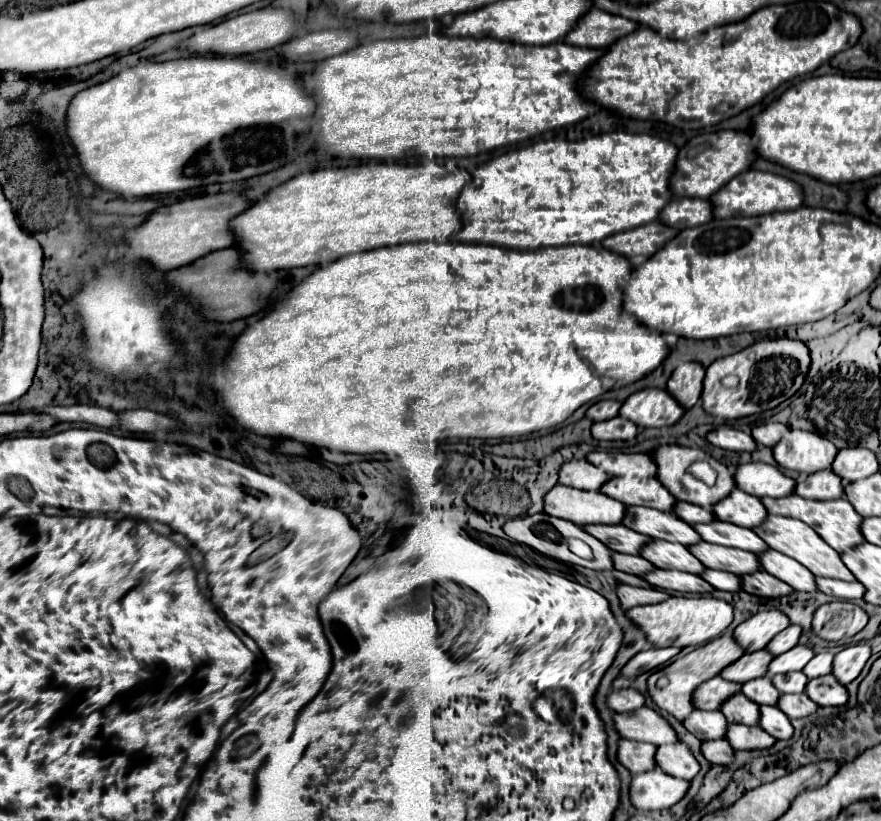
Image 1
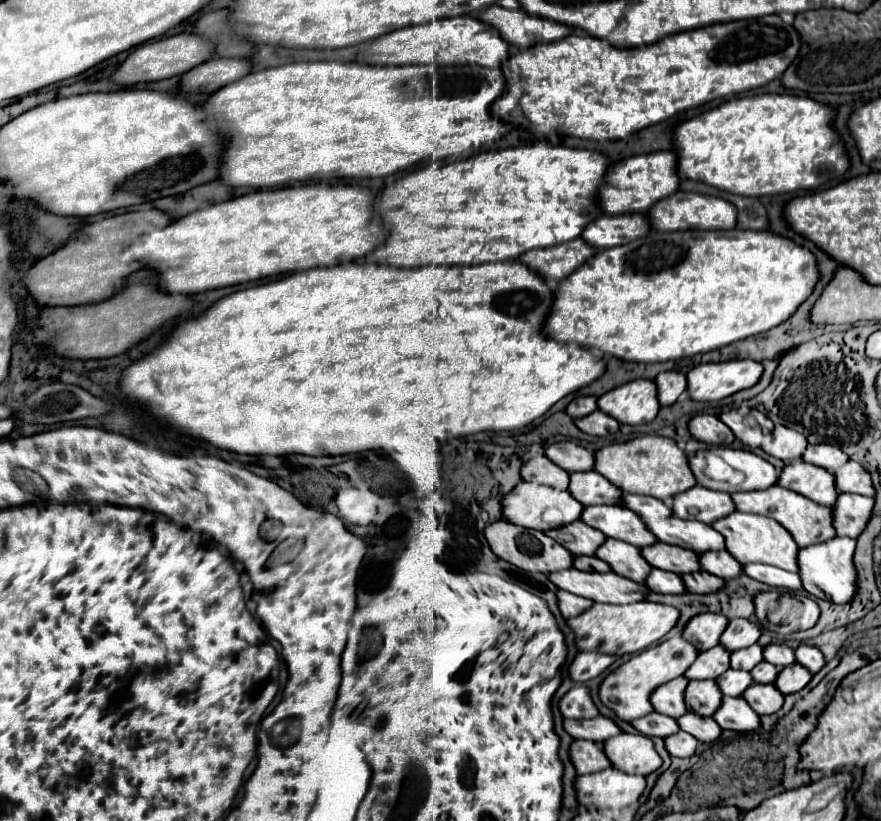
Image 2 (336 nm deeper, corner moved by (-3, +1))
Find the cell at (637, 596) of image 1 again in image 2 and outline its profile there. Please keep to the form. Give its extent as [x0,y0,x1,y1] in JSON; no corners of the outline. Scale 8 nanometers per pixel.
[555,591,593,617]

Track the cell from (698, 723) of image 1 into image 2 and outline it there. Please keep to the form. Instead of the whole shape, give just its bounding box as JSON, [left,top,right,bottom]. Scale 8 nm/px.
[629,713,679,739]

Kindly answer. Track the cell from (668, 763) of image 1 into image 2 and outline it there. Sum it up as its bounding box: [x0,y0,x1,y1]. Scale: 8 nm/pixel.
[603,733,661,775]

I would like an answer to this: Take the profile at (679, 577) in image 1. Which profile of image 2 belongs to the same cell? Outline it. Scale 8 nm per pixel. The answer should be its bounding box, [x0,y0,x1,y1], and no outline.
[549,569,649,603]

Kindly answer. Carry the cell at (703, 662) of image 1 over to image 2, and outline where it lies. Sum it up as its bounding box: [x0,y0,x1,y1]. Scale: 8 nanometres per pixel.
[599,637,697,721]

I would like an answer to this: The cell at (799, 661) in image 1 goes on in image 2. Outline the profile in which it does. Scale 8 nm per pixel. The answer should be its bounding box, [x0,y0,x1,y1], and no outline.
[731,645,763,671]

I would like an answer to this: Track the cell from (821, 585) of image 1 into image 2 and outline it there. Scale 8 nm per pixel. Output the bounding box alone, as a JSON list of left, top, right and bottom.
[741,563,801,591]

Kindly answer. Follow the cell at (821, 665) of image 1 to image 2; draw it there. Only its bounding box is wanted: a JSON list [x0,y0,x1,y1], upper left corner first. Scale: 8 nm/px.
[763,643,795,669]

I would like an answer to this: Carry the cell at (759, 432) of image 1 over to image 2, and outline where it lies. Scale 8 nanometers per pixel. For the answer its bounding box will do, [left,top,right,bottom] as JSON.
[719,409,773,449]

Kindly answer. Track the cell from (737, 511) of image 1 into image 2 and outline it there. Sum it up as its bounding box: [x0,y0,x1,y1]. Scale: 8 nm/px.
[671,485,735,525]

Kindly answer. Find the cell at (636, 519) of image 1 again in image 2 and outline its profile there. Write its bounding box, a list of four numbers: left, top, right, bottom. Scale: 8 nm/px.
[581,505,657,547]

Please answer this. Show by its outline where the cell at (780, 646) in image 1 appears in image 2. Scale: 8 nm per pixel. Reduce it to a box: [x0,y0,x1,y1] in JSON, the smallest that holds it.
[719,619,761,651]

